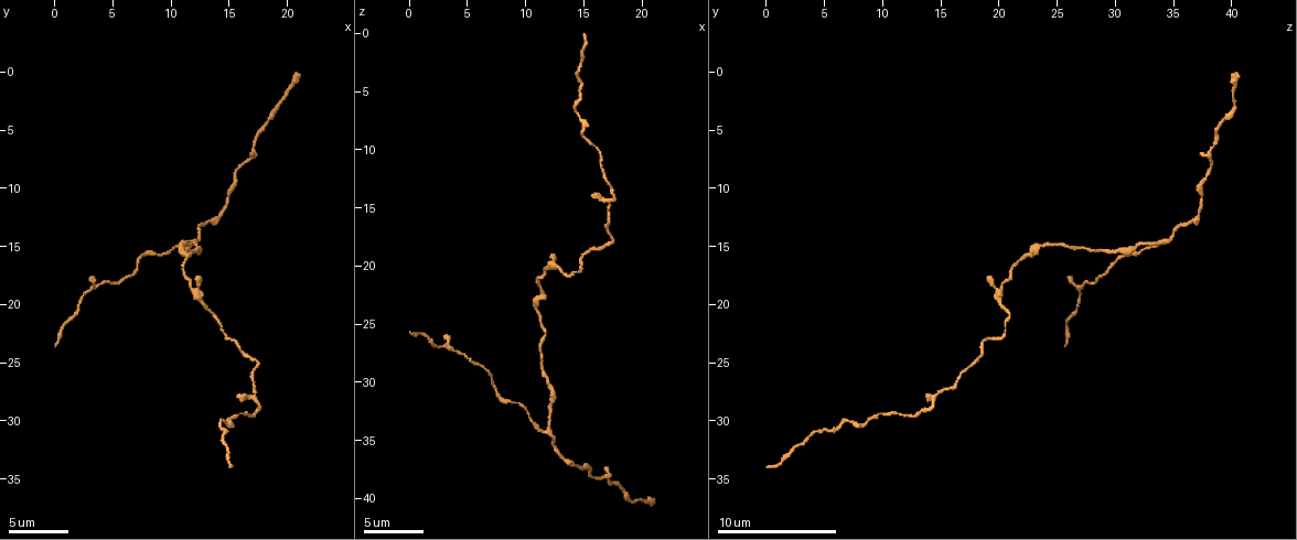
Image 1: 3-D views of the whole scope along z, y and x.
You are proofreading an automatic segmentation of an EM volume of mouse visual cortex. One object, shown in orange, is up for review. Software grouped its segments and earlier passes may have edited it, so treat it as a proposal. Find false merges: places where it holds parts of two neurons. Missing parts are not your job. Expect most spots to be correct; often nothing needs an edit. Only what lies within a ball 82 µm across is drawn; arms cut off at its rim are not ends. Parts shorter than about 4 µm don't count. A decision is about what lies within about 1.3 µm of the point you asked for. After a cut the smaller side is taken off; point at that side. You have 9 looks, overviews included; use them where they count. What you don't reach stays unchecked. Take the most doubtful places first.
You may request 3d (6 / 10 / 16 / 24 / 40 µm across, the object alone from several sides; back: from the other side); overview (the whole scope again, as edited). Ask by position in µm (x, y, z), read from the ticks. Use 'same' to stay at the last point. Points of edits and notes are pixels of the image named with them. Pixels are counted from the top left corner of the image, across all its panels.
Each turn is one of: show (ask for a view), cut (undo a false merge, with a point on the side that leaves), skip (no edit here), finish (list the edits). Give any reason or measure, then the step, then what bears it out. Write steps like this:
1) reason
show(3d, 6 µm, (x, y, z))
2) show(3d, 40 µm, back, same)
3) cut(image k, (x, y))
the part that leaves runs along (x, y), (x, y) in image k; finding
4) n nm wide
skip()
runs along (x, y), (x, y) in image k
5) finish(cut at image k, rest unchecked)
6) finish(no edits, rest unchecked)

arms part here
show(3d, 16 µm, (11.8, 14.6, 34.6))

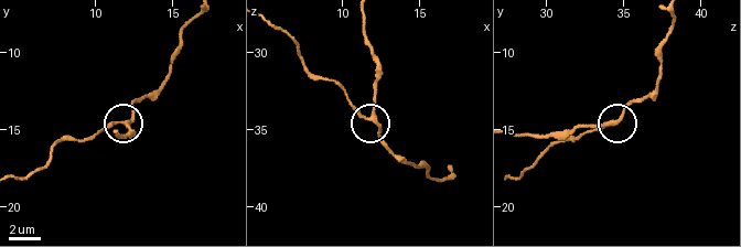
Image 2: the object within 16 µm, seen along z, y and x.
show(3d, 6 µm, (11.8, 14.6, 34.4))

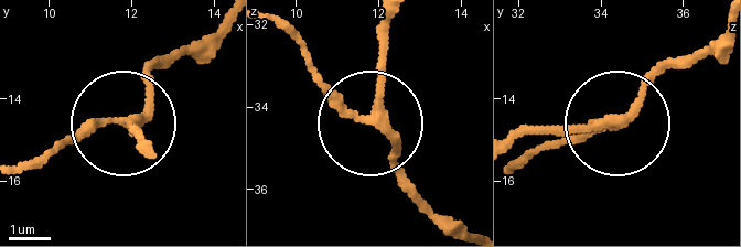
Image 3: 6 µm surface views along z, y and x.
3 arms
skip()
runs along (385, 19), (385, 104), (374, 117), (353, 110), (283, 33) in image 3; one neuron here

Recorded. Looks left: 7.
calibre changes
show(3d, 10 µm, (14.6, 30.0, 6.8))

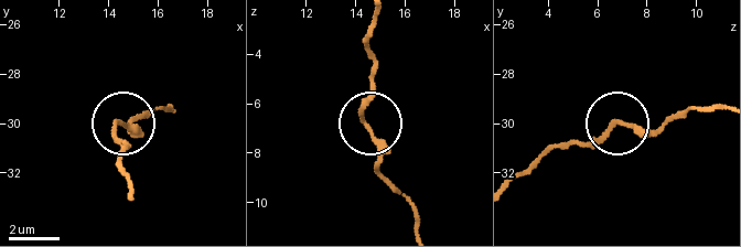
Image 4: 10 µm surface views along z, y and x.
190 nm wide
skip()
runs along (417, 224), (382, 173), (363, 116), (373, 74) in image 4; all the same neuron

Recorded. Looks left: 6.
side arm on a straight run
show(3d, 10 µm, (17.2, 6.6, 38.4))

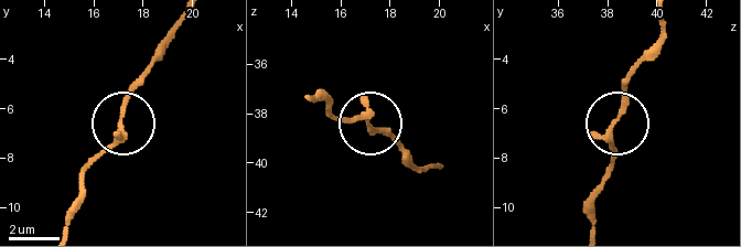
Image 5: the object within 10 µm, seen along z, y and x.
200 nm wide
skip()
runs along (589, 228), (614, 153), (620, 89), (631, 73) in image 5; all the same neuron

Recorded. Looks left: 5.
three-way junction
show(3d, 6 µm, (12.0, 18.8, 20.0))

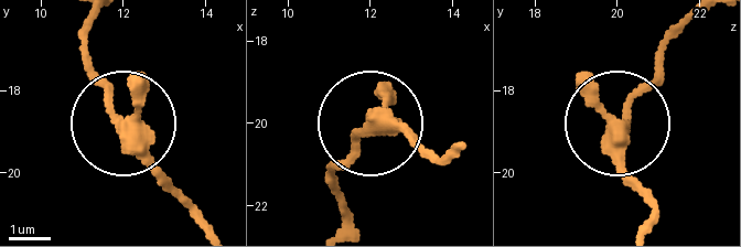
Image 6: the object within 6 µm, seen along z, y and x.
show(3d, 6 µm, back, (11.85, 18.70, 20.15))

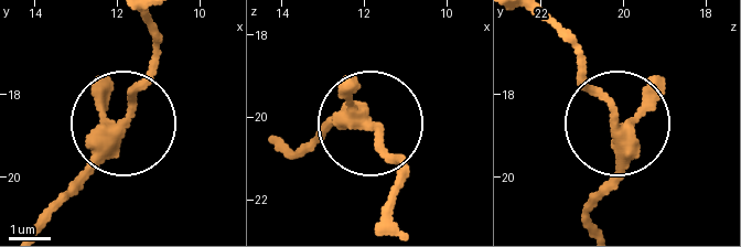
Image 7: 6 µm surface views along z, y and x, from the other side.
230 nm wide
skip()
runs along (577, 68), (620, 138), (620, 170), (602, 199) in image 7; continuous, no second neuron

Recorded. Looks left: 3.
finish(no edits, rest unchecked)

